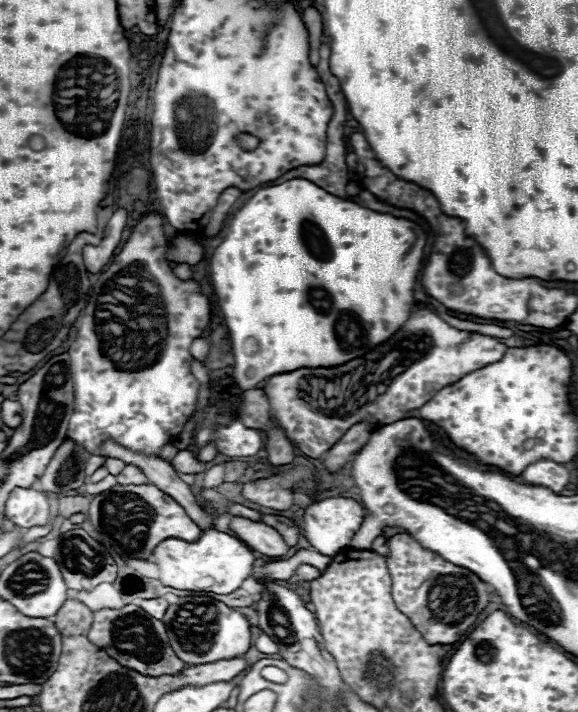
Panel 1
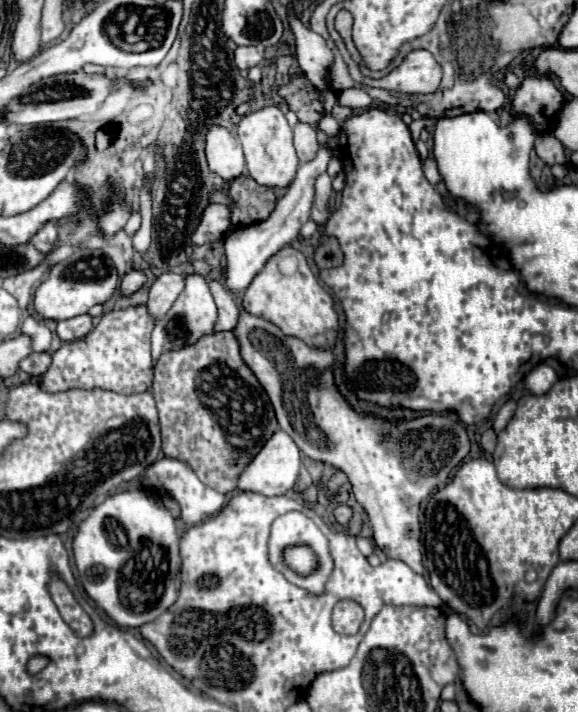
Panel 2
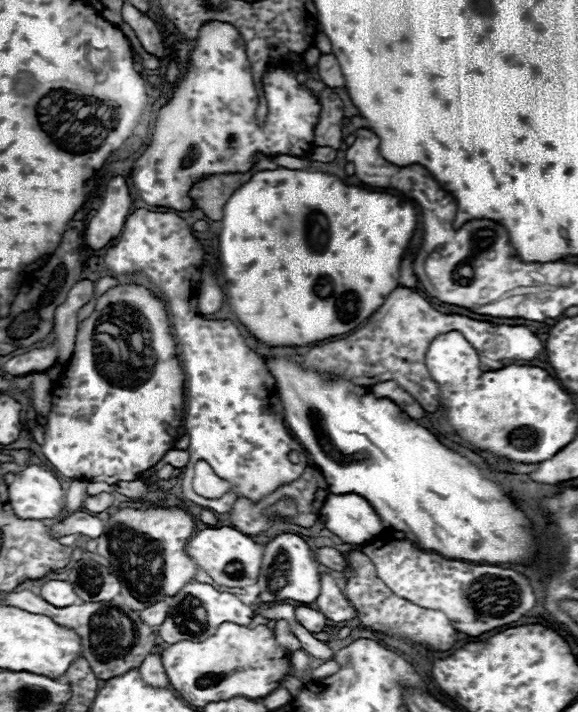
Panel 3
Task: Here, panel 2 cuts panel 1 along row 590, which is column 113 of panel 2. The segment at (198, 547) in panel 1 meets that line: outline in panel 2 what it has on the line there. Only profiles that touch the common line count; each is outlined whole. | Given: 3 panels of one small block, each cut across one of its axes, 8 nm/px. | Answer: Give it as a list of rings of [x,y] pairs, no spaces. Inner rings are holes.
[[[114,198],[114,204],[106,212],[106,216],[100,220],[100,230],[104,234],[116,234],[118,230],[124,228],[128,218],[130,218],[130,208],[122,200]]]

